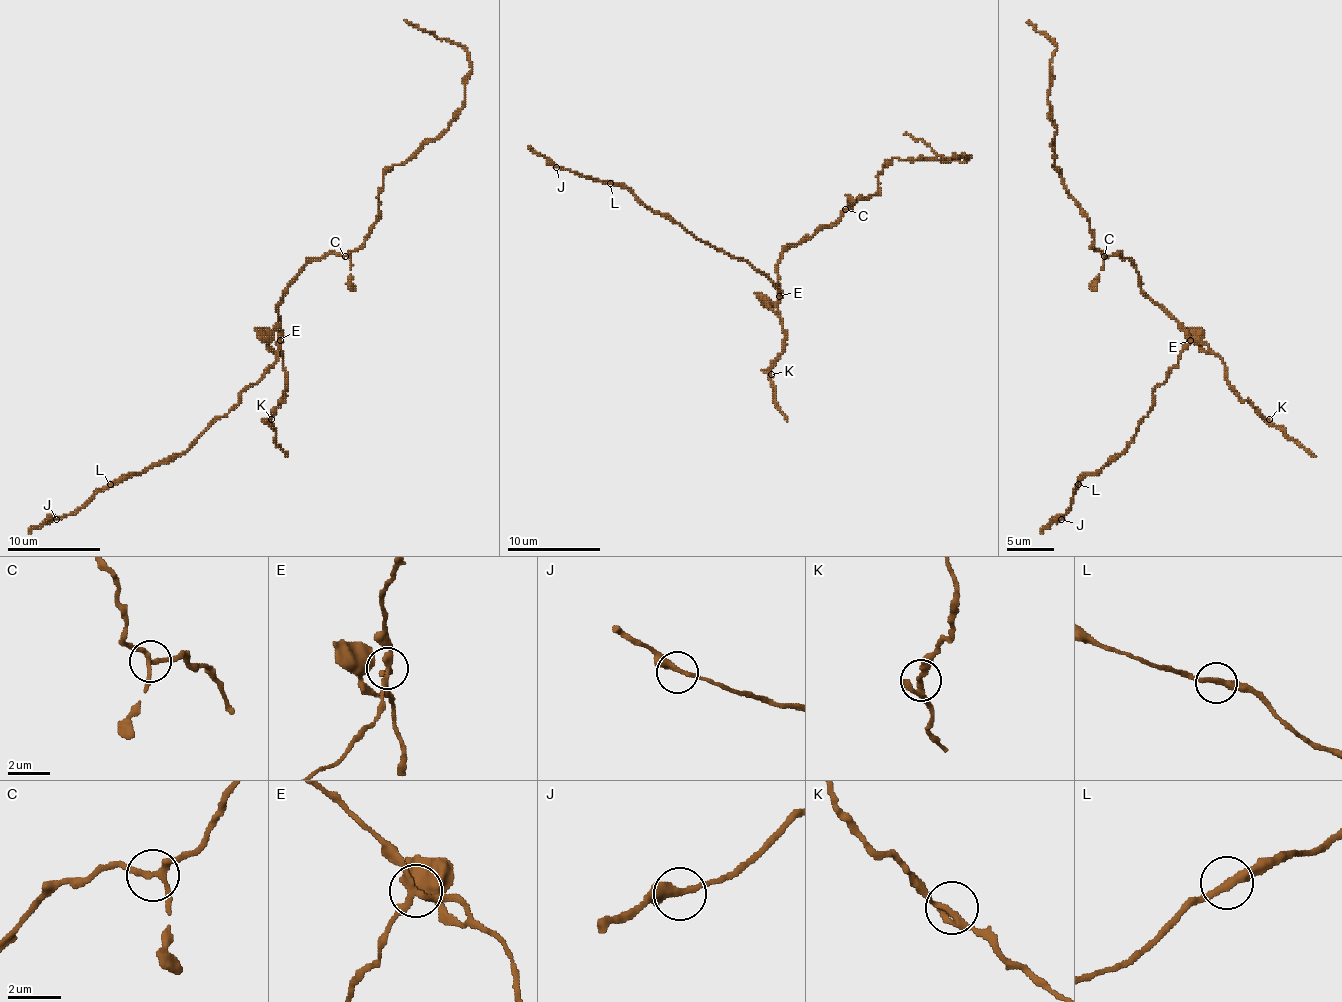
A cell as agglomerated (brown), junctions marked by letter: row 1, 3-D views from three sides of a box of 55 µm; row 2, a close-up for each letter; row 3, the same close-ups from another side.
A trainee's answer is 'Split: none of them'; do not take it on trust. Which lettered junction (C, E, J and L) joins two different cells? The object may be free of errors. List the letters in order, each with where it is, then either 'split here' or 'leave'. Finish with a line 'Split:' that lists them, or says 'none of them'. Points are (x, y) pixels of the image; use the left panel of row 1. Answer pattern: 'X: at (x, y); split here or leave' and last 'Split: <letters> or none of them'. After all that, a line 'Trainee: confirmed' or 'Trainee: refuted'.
C: at (345, 256); leave
E: at (280, 340); split here
J: at (56, 519); leave
L: at (110, 484); leave
Split: E
Trainee: refuted

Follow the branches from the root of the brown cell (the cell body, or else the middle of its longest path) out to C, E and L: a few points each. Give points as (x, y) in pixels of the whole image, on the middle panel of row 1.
C: (787, 246), (794, 246), (831, 225), (845, 209)
E: (787, 246), (778, 265), (780, 295)
L: (787, 246), (778, 265), (778, 293), (768, 277), (745, 260), (696, 239), (647, 209), (626, 188), (610, 183)

